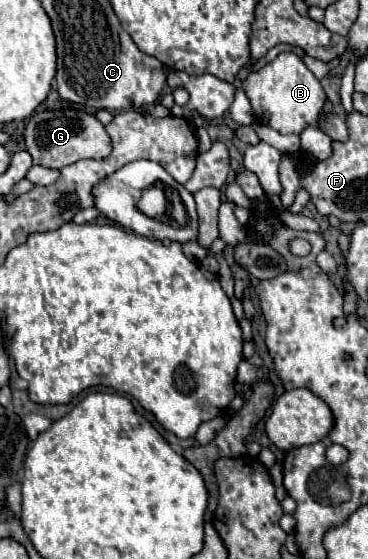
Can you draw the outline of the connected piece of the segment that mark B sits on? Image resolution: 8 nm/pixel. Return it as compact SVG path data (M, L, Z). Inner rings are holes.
M291 52L279 54L273 62L265 64L255 74L249 74L249 78L243 82L243 92L253 106L257 122L277 130L279 134L299 136L307 126L317 128L317 122L325 112L327 96L321 82L311 74L303 60Z

